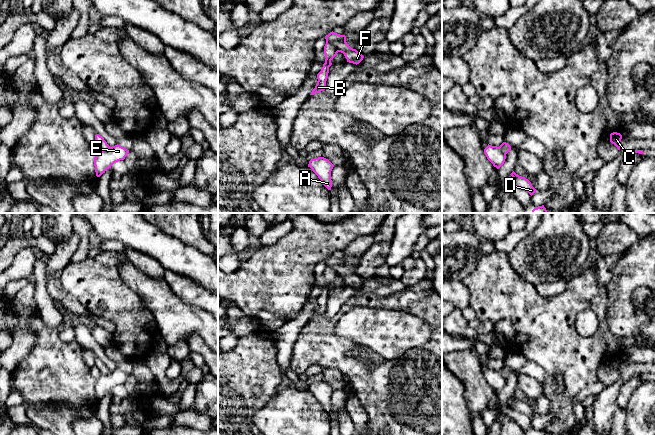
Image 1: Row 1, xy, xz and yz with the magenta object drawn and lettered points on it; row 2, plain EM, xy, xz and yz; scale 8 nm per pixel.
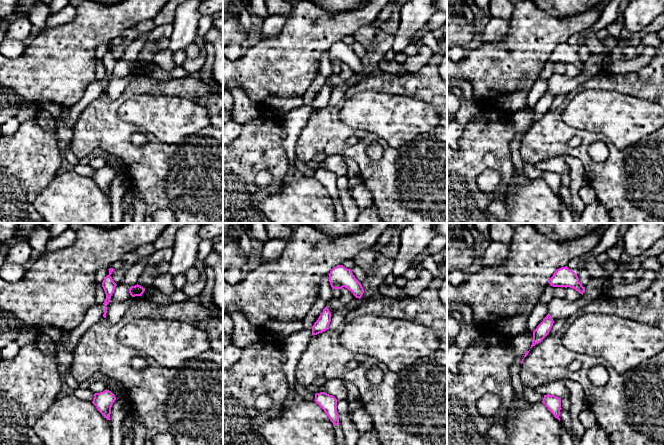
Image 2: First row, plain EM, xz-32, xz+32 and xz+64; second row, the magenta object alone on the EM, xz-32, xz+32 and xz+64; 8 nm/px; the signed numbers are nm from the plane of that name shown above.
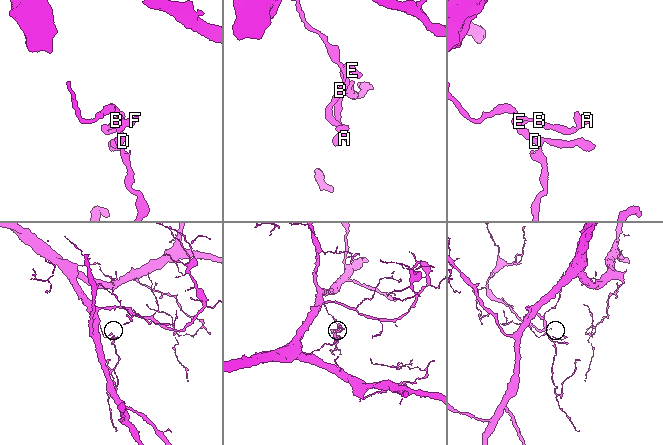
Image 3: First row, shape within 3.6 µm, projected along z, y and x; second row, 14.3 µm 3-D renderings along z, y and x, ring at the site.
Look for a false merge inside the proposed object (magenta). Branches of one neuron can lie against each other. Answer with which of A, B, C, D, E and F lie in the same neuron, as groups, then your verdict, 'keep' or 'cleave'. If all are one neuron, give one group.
A B C / D E F; cleave

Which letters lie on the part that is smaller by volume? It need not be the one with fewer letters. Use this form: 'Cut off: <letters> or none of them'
Cut off: D, E, F

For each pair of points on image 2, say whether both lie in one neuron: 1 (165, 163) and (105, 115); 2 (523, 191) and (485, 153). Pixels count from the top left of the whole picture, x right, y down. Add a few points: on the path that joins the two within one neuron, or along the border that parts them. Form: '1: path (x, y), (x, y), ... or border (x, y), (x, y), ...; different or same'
1: path (147, 163), (141, 163), (111, 133); same
2: border (517, 179), (504, 189); different

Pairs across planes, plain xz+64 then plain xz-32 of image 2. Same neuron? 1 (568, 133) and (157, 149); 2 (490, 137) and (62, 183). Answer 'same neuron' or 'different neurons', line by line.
1: same neuron
2: different neurons

